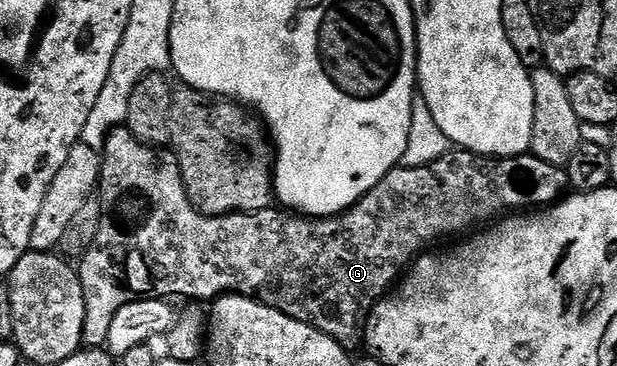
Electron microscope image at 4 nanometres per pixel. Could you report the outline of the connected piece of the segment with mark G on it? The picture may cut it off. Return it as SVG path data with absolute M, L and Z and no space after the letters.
M128 126L116 127L107 137L105 149L101 152L101 182L99 184L99 198L101 200L101 220L99 221L99 237L95 237L95 245L79 260L79 274L83 285L83 297L85 298L85 324L83 325L83 344L89 349L101 349L109 342L111 333L111 321L119 309L123 309L129 303L135 303L138 299L164 299L169 295L182 295L185 301L212 301L222 295L248 295L251 299L257 299L260 303L266 303L279 313L291 317L295 321L303 321L323 333L327 333L339 345L346 349L362 346L365 343L365 330L369 324L369 315L373 312L373 306L380 299L390 294L391 288L398 282L402 274L401 267L408 268L416 260L417 256L428 252L432 243L445 239L448 235L461 235L472 232L506 213L517 213L522 209L544 209L557 202L570 190L569 173L566 168L556 167L532 153L523 155L506 155L494 157L491 155L477 155L474 151L464 149L451 149L439 161L422 167L407 167L398 165L392 167L371 189L358 201L354 207L348 207L339 215L328 217L306 217L300 213L294 213L288 209L270 209L267 211L250 211L238 213L228 217L220 215L205 215L197 211L195 205L187 197L185 182L179 169L179 161L172 150L161 145L144 143L135 137L135 133L129 131Z

